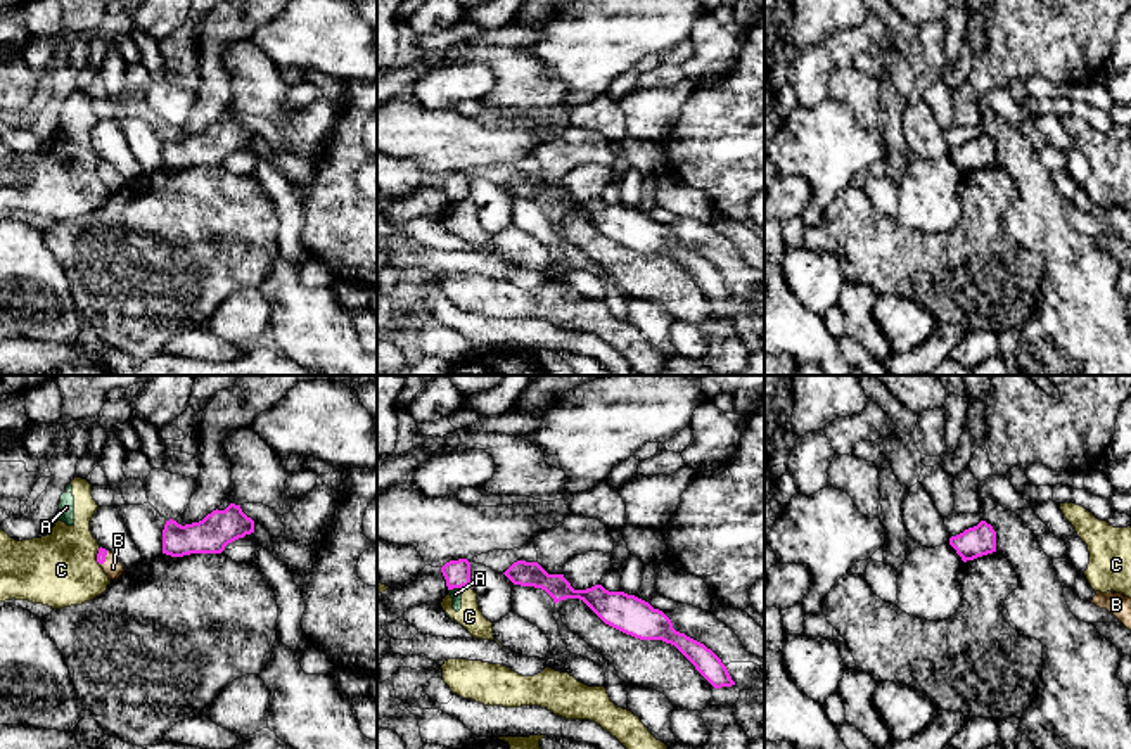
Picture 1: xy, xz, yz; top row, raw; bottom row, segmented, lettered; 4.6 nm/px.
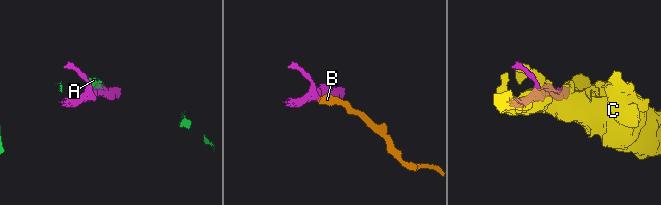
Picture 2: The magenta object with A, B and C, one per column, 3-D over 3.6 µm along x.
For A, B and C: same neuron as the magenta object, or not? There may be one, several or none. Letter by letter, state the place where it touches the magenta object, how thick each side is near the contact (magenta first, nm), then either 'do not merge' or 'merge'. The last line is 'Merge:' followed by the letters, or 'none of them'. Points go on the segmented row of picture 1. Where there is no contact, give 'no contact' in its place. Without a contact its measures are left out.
A: xz (453, 587) | 130/50 nm | do not merge
B: xy (104, 557) | 50/90 nm | merge
C: xz (466, 585) | 130/110 nm | do not merge
Merge: B

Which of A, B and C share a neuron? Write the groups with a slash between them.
A C / B

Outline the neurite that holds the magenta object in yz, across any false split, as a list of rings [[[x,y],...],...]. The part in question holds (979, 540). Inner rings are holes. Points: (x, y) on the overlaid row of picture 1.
[[[986,521],[951,536],[949,545],[963,562],[996,552],[996,531]]]

